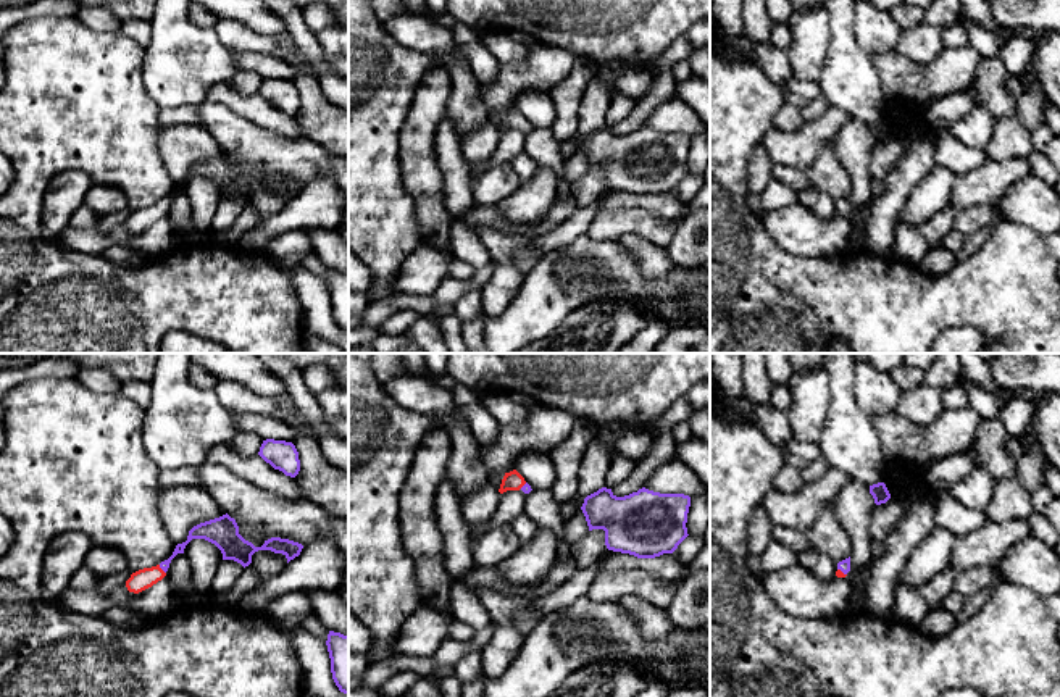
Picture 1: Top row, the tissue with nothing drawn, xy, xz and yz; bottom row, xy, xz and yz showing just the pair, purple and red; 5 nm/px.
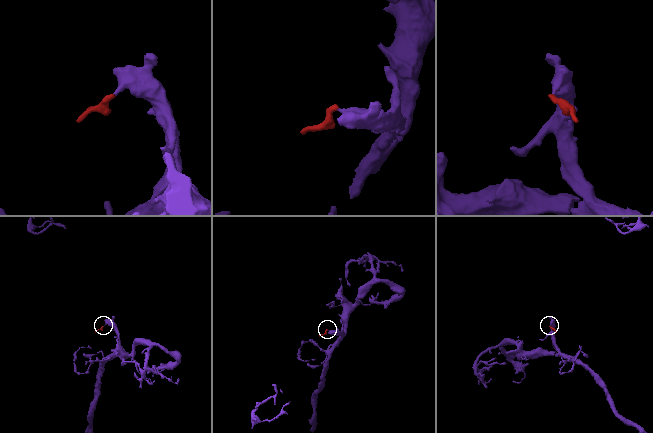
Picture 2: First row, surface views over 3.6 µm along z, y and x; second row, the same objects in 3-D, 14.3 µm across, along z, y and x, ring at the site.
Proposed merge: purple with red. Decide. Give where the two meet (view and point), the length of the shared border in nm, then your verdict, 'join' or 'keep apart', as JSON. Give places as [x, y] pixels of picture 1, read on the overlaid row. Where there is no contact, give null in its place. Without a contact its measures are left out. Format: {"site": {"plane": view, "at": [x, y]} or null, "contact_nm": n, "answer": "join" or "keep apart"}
{"site": {"plane": "xy", "at": [162, 568]}, "contact_nm": 60, "answer": "join"}

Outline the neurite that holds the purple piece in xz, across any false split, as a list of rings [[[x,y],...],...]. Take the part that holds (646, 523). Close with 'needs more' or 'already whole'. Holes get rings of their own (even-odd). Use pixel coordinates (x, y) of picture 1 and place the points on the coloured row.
[[[602,487],[581,507],[589,531],[603,529],[608,550],[637,558],[673,553],[687,534],[691,497],[645,487],[624,497]]]; already whole

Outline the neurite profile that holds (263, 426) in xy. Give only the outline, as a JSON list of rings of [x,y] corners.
[[[234,415],[234,423],[240,432],[253,432],[263,440],[286,440],[294,442],[297,437],[295,428],[266,415]]]

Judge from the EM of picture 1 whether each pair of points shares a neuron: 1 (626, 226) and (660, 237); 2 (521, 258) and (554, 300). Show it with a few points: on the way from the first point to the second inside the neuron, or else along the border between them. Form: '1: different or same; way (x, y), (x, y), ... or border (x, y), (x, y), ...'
1: same; way (634, 226), (649, 226), (652, 229)
2: different; border (544, 254), (526, 275)

